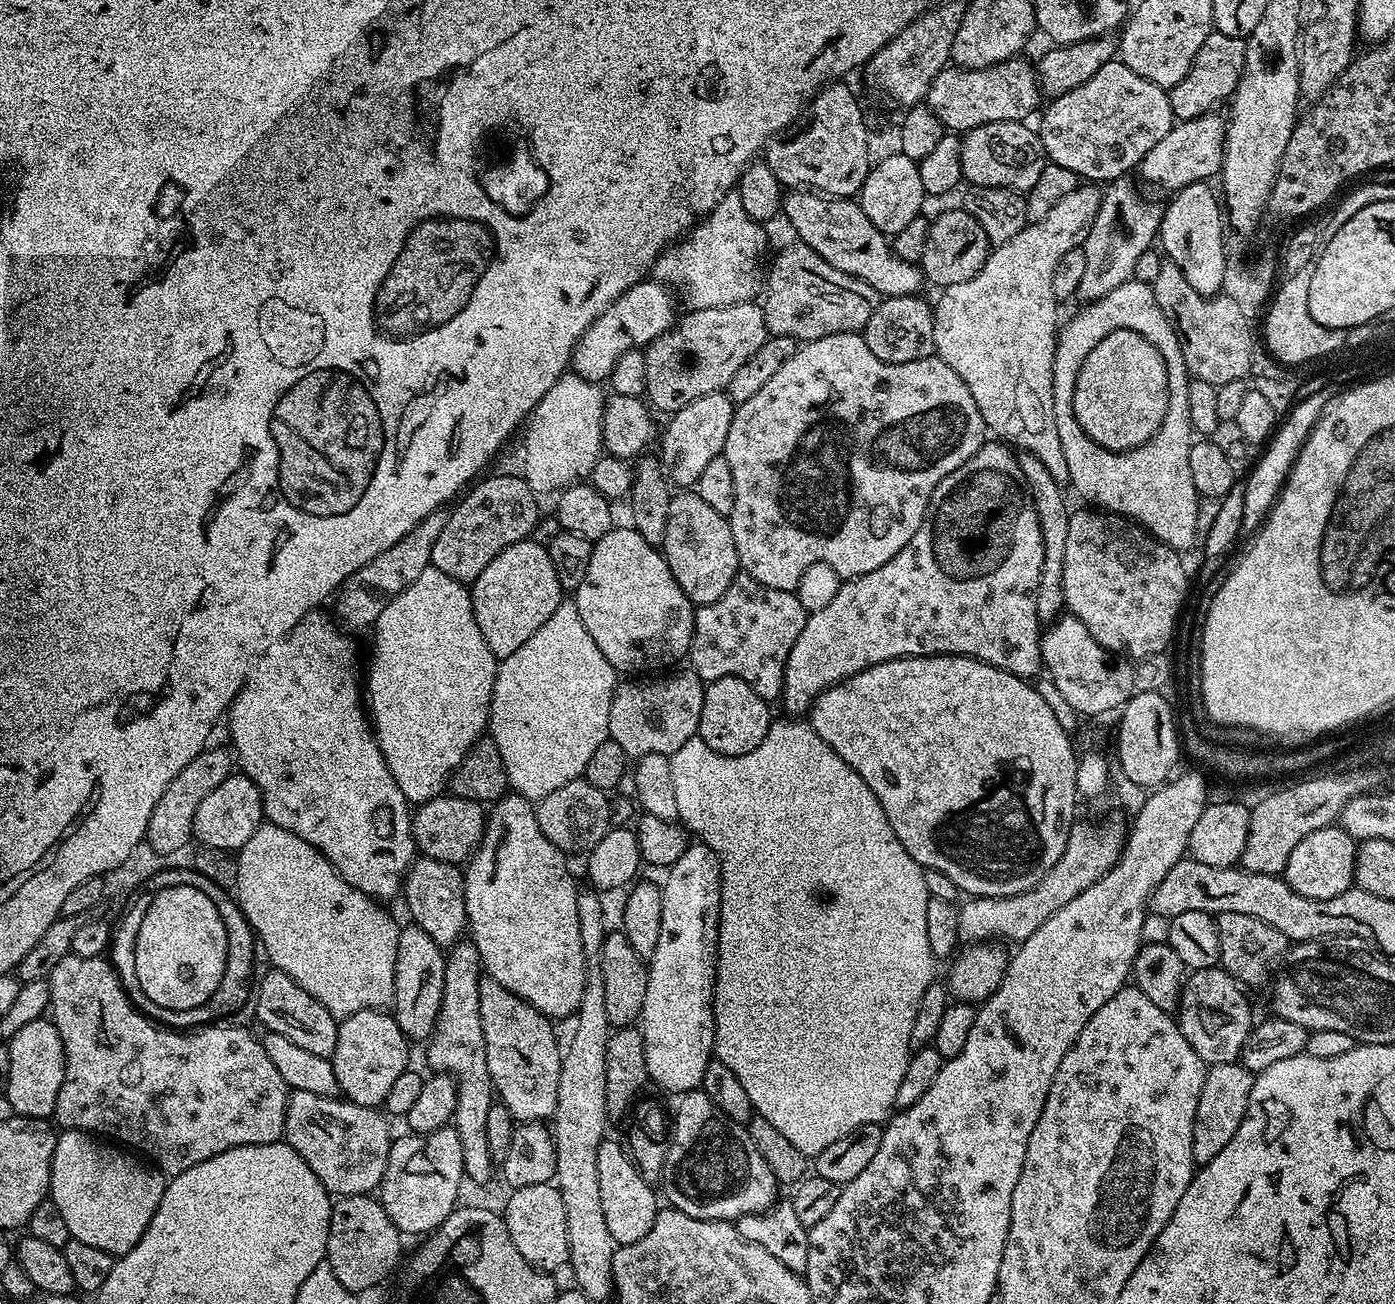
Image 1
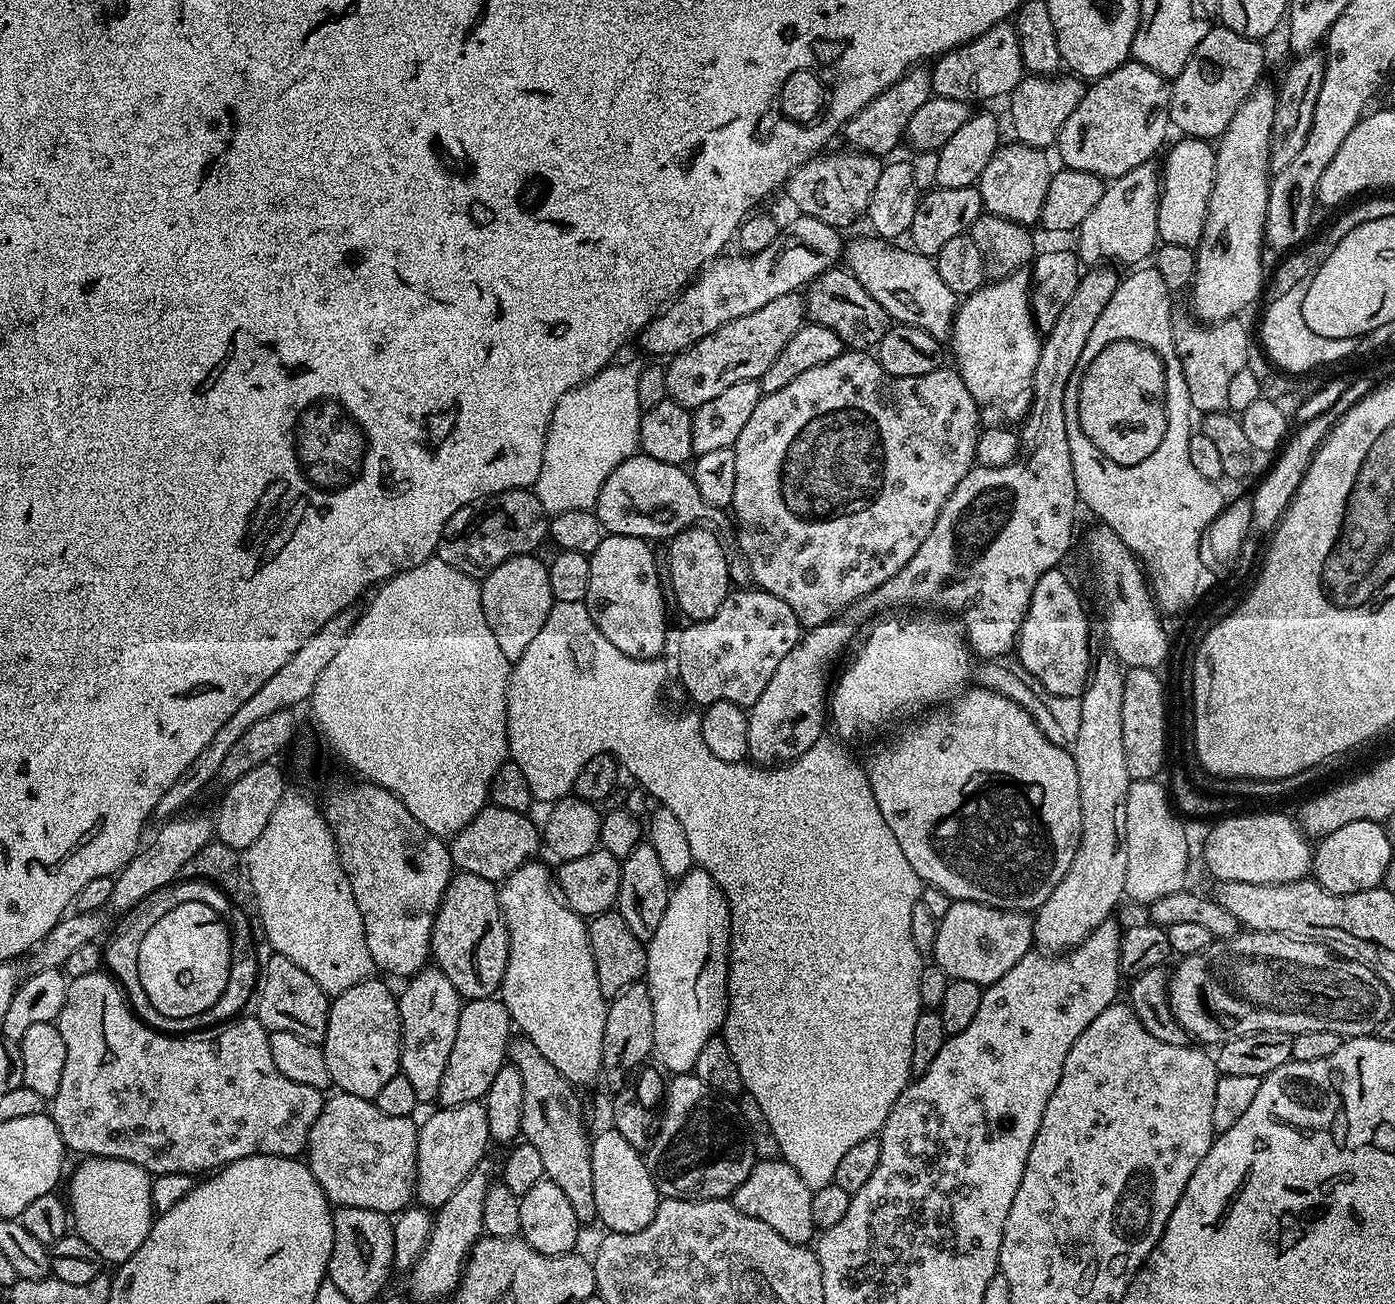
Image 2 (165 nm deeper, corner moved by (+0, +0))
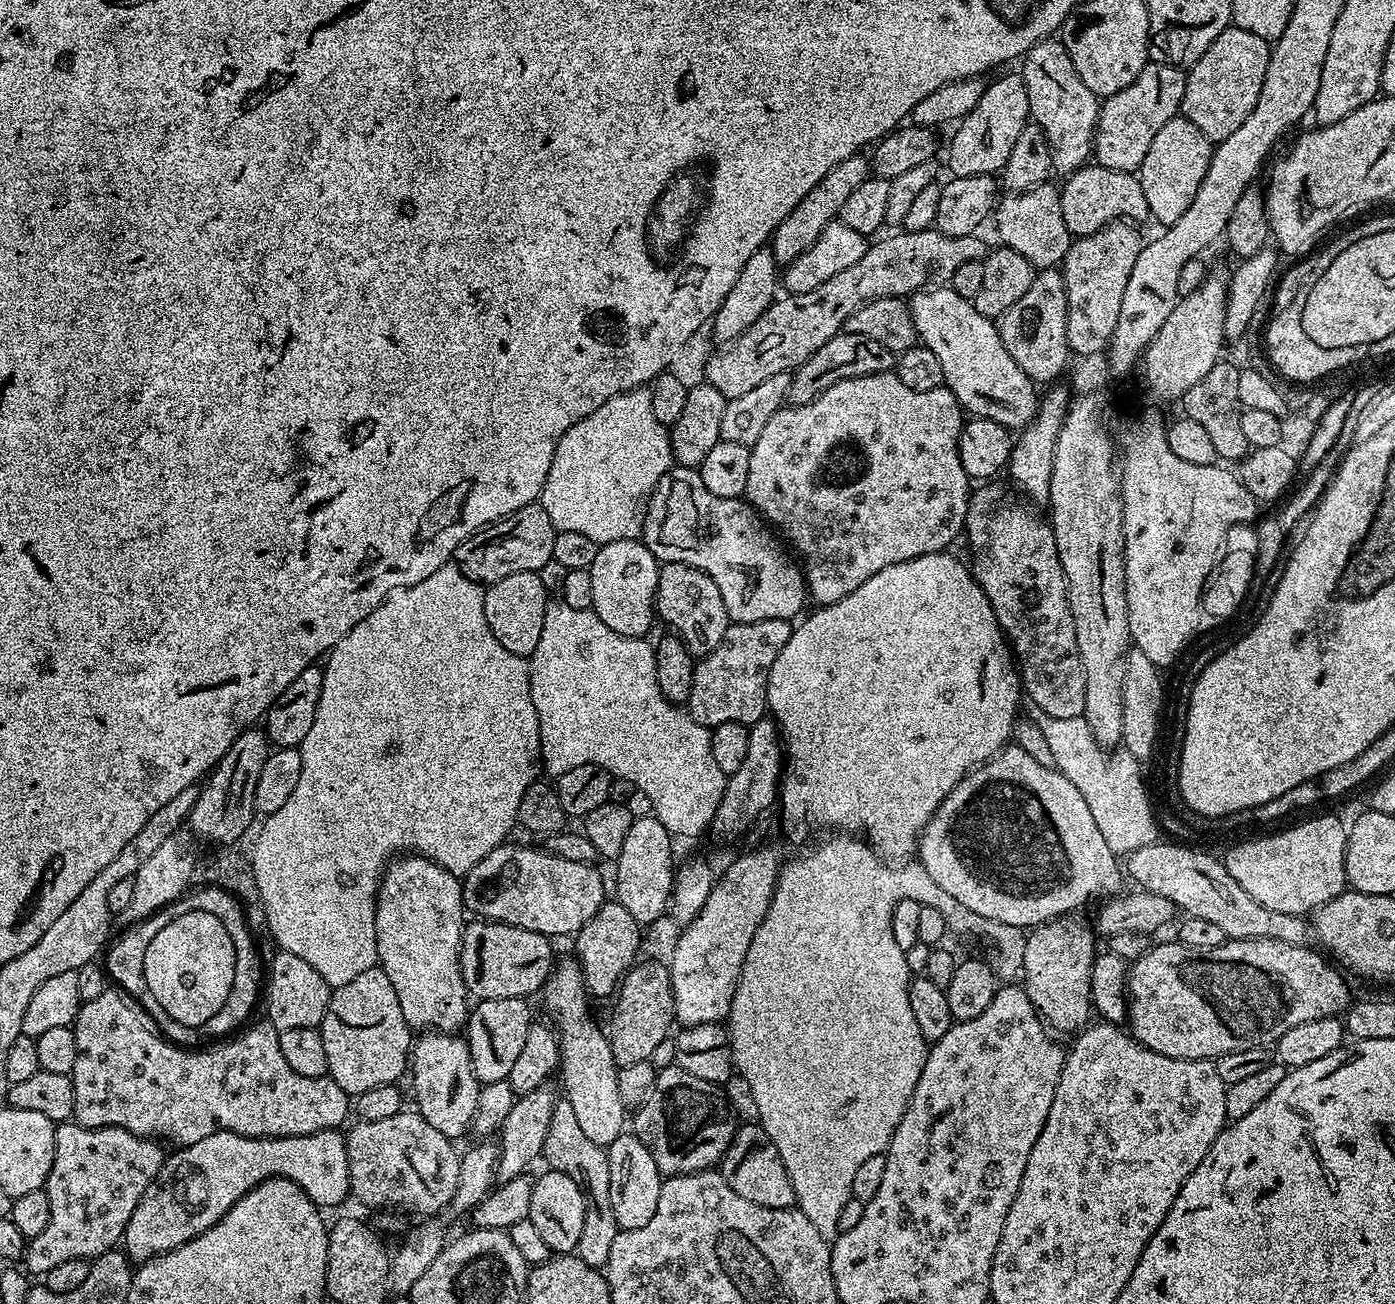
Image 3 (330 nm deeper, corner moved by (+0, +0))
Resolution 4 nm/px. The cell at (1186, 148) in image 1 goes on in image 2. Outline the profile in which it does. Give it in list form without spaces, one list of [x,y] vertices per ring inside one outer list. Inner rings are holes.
[[[1149,162],[1134,166],[1134,170],[1115,177],[1105,187],[1094,210],[1086,214],[1078,229],[1078,255],[1085,265],[1104,266],[1111,262],[1116,266],[1140,266],[1147,261],[1144,260],[1147,256],[1149,259],[1153,255],[1158,244],[1158,202],[1162,183],[1161,169],[1154,165]]]

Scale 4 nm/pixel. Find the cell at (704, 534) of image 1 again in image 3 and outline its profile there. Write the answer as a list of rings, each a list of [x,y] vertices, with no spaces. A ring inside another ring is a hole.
[[[660,564],[654,612],[659,619],[661,616],[672,627],[669,629],[680,637],[697,658],[712,652],[714,646],[722,642],[722,634],[726,634],[730,623],[726,602],[722,602],[722,594],[718,586],[714,586],[714,578],[685,564]]]

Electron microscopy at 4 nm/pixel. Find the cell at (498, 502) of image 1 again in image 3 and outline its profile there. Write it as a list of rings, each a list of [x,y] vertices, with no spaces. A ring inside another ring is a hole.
[[[537,502],[514,510],[514,514],[495,520],[487,528],[474,533],[460,549],[456,551],[454,563],[460,567],[466,578],[476,580],[487,586],[519,572],[540,572],[547,564],[553,563],[554,538],[557,530],[550,522],[543,506]]]

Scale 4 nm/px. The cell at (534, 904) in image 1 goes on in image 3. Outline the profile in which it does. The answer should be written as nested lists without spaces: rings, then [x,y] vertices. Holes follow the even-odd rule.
[[[575,958],[564,960],[553,967],[542,989],[544,1008],[549,1012],[551,1023],[560,1038],[559,1075],[564,1075],[563,1095],[574,1106],[574,1115],[578,1118],[586,1138],[600,1148],[607,1149],[626,1128],[626,1109],[622,1097],[618,1094],[618,1067],[605,1029],[599,1028],[588,1013],[590,997],[584,986],[584,975],[580,961]]]

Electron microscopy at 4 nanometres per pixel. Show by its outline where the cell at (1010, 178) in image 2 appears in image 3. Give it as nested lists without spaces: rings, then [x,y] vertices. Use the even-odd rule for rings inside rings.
[[[1045,182],[1036,188],[1025,192],[1008,194],[997,203],[994,209],[994,221],[996,220],[996,232],[1000,235],[999,243],[1010,250],[1018,250],[1026,262],[1030,262],[1033,268],[1056,268],[1063,265],[1066,254],[1070,250],[1074,239],[1071,232],[1066,230],[1066,222],[1062,219],[1062,202],[1060,201],[1060,188],[1052,185],[1052,182]]]

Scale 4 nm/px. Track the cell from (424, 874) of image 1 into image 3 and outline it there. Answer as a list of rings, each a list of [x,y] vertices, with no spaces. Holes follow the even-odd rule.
[[[479,918],[465,923],[460,943],[460,969],[469,995],[481,1001],[490,998],[528,998],[534,992],[539,993],[554,967],[552,944],[549,937],[522,930],[518,926]]]

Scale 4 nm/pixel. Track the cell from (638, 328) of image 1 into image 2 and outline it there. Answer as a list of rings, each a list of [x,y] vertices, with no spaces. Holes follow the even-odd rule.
[[[799,214],[793,217],[766,250],[736,256],[724,254],[701,268],[696,279],[640,331],[638,343],[652,355],[649,357],[676,356],[706,338],[706,334],[726,326],[726,322],[754,314],[766,302],[782,298],[782,294],[800,292],[814,278],[837,267],[842,256],[841,233],[826,226],[826,222],[818,222],[818,218]]]

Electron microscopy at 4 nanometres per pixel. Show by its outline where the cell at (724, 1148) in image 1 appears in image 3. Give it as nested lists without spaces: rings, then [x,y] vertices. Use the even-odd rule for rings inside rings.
[[[678,1066],[661,1068],[656,1073],[654,1094],[646,1106],[635,1109],[630,1120],[634,1135],[654,1154],[661,1177],[689,1176],[691,1172],[715,1169],[724,1159],[734,1138],[738,1120],[725,1093],[717,1085],[702,1082]]]

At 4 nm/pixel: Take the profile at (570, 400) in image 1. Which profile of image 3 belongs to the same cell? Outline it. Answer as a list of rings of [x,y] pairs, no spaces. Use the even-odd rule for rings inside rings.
[[[645,386],[618,394],[610,398],[610,402],[602,402],[594,414],[586,414],[582,422],[574,422],[574,426],[562,434],[538,501],[546,514],[550,514],[550,522],[557,532],[574,530],[574,534],[586,534],[586,538],[597,542],[635,540],[641,535],[646,501],[660,477],[667,476],[674,466],[672,438],[666,425],[654,418],[651,393],[651,387]]]

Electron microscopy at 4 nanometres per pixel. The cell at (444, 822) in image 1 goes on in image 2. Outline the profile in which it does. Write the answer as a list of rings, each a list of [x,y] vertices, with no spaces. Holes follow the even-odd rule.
[[[493,804],[485,807],[464,826],[462,831],[451,837],[449,852],[452,864],[459,871],[478,874],[493,882],[500,882],[542,848],[542,834],[538,826],[523,812],[507,810]]]

